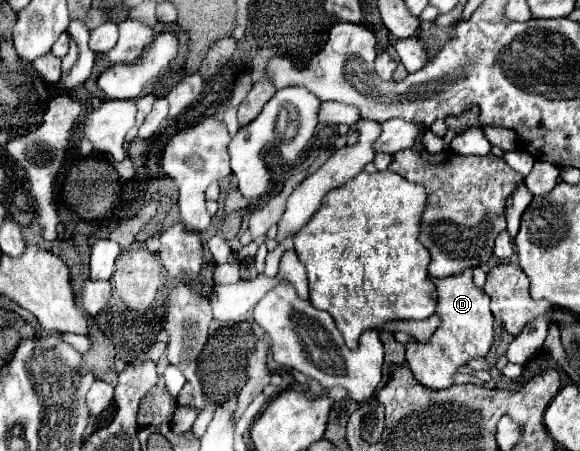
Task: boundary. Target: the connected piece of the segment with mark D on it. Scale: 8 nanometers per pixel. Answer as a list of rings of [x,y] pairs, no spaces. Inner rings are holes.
[[[464,269],[458,275],[432,279],[438,289],[438,313],[442,325],[436,329],[428,343],[408,343],[406,361],[416,381],[428,389],[446,389],[452,385],[452,377],[470,359],[486,357],[494,343],[494,315],[490,311],[490,297],[478,289],[472,281],[472,269]]]

